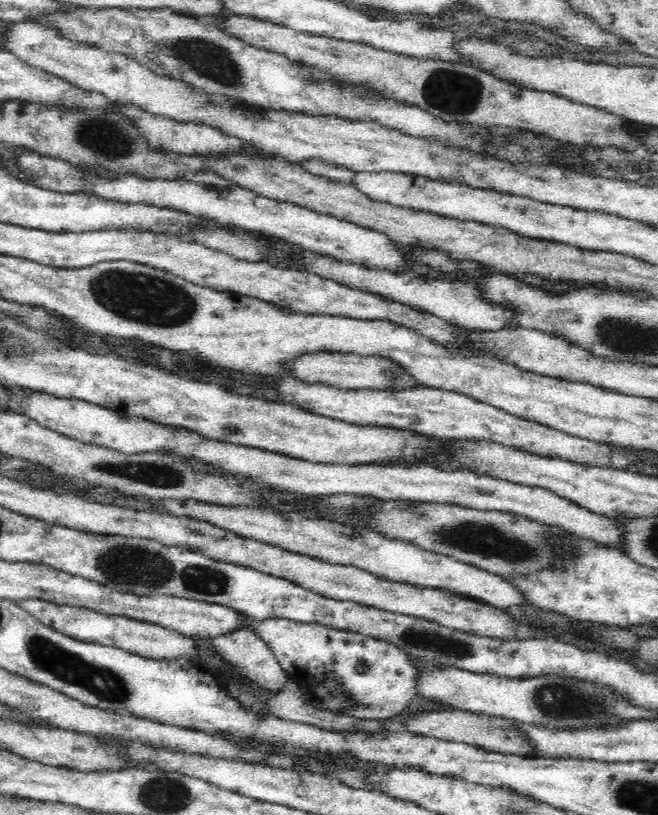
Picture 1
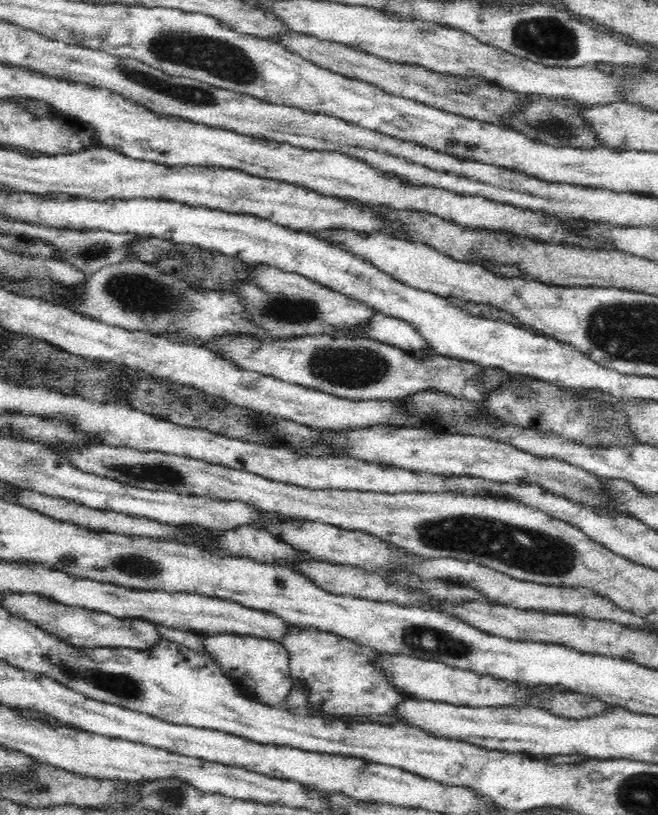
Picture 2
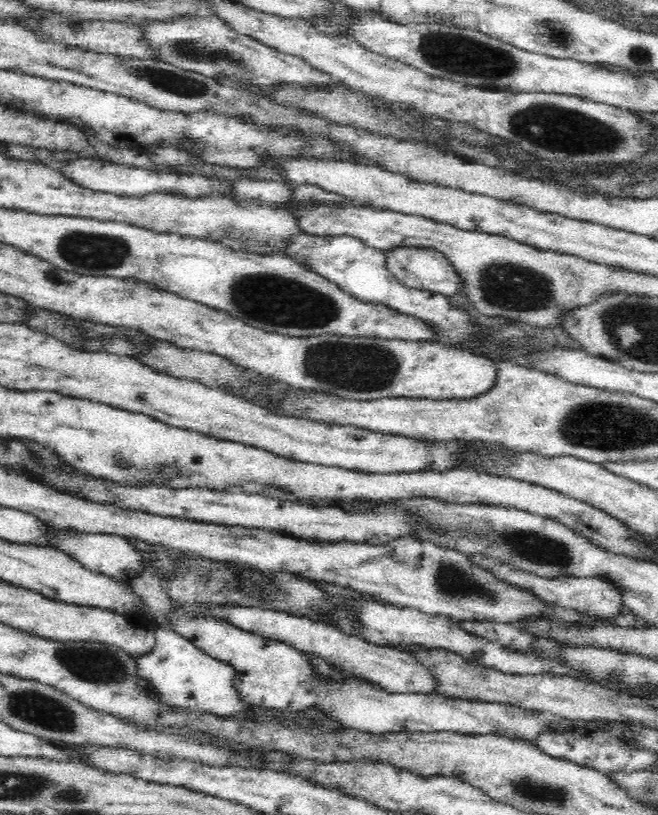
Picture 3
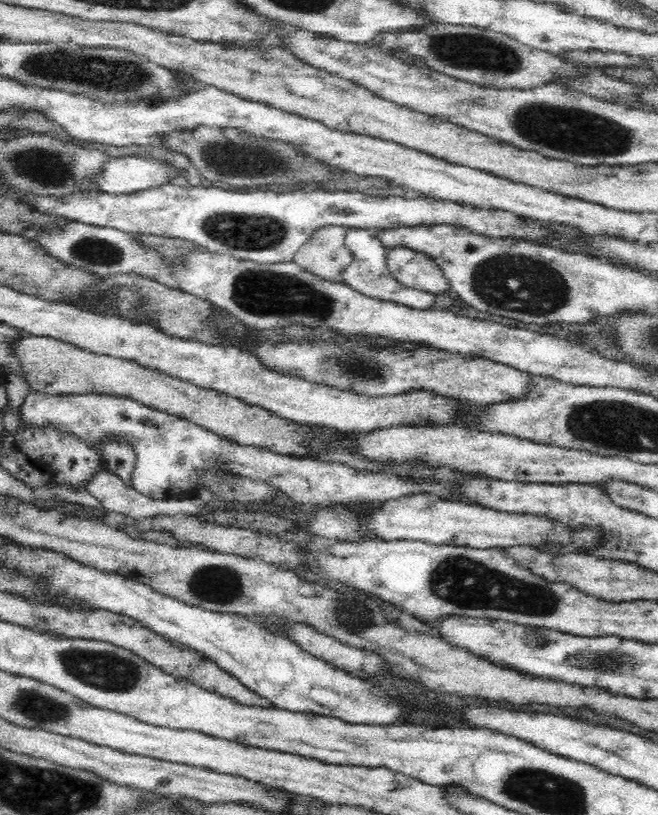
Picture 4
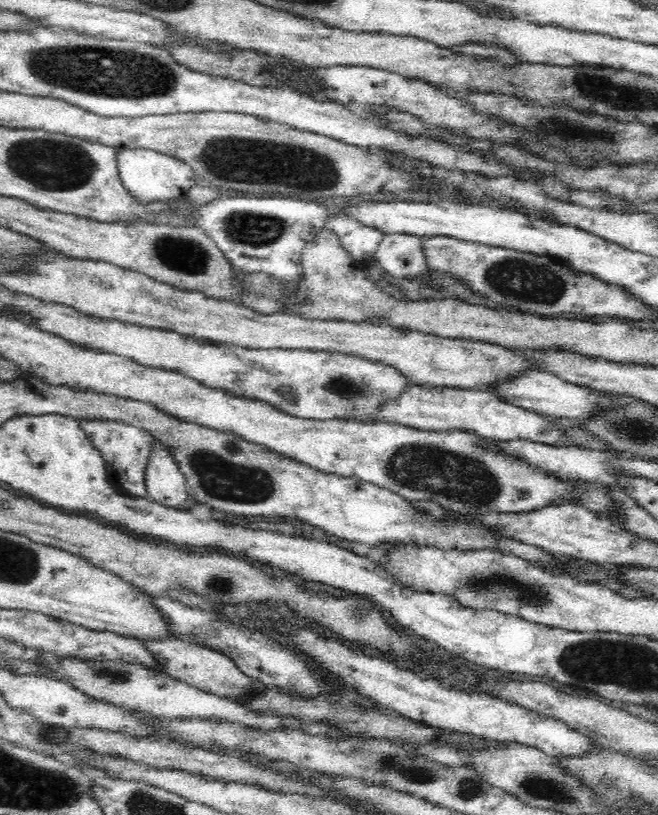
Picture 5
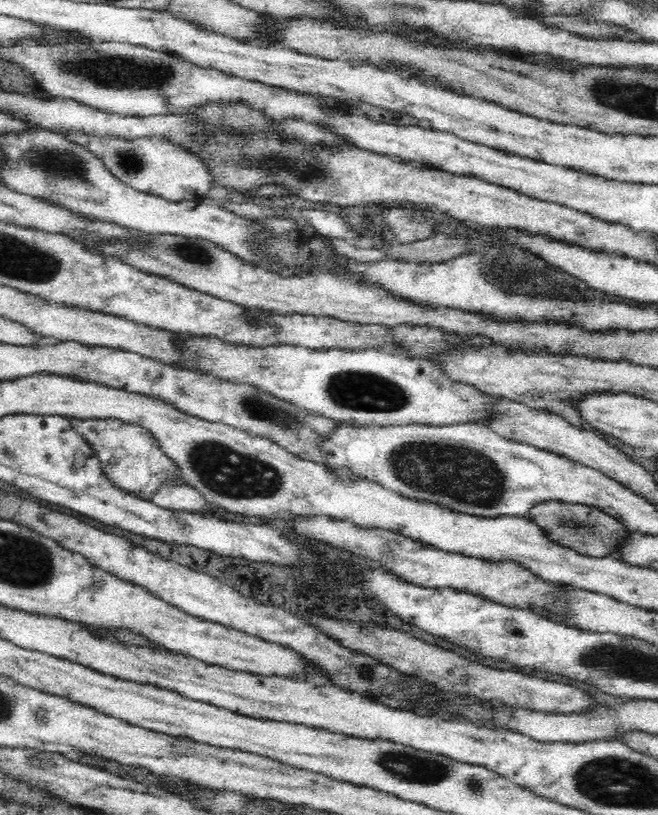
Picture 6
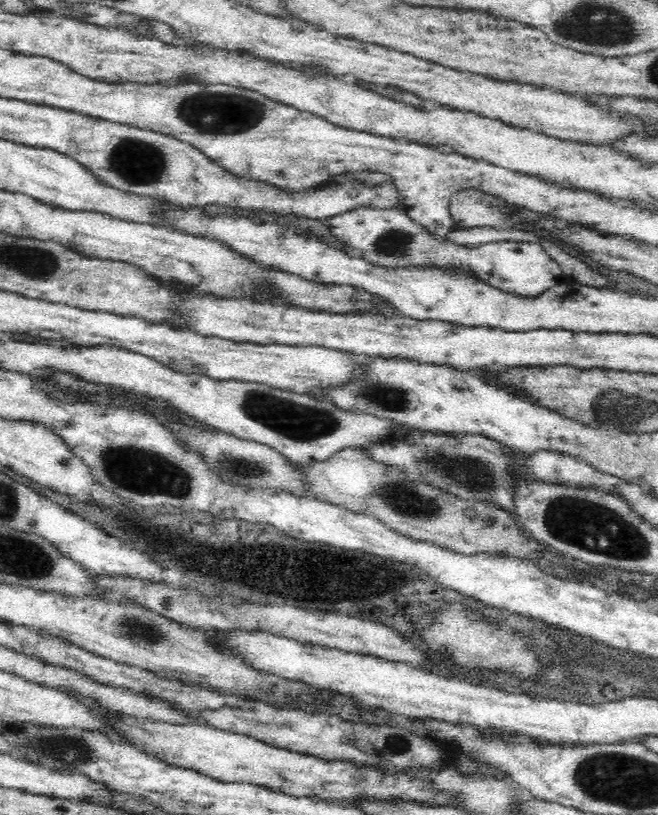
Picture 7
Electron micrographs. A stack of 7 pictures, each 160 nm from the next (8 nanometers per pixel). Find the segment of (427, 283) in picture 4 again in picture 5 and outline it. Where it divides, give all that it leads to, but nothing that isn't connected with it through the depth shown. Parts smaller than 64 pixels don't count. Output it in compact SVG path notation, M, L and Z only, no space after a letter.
M385 233L374 254L385 272L395 278L412 280L428 272L423 237L406 233Z

